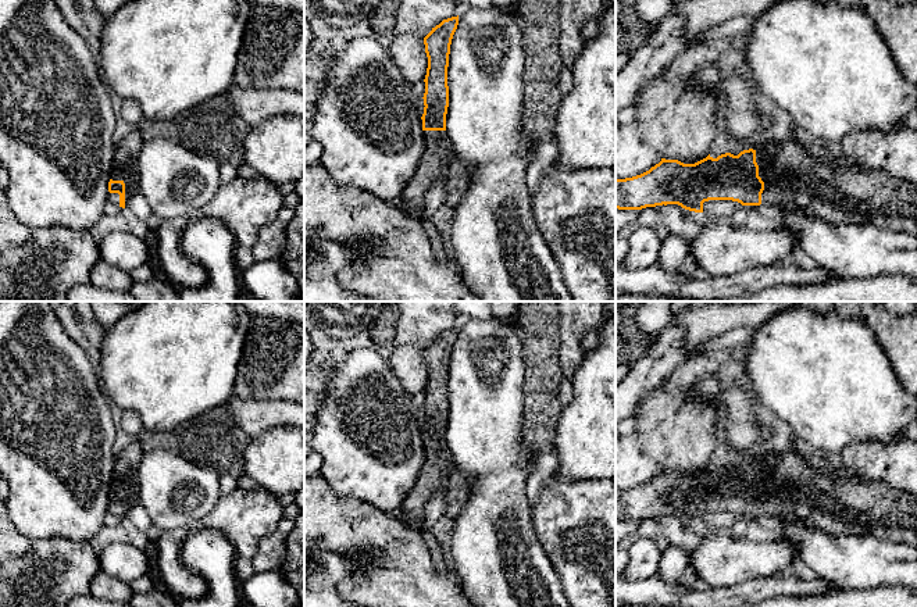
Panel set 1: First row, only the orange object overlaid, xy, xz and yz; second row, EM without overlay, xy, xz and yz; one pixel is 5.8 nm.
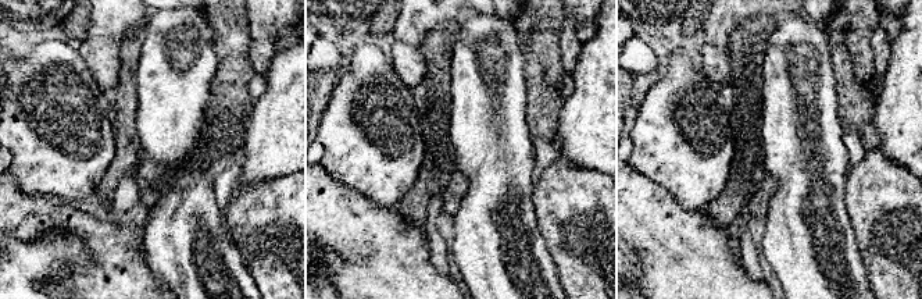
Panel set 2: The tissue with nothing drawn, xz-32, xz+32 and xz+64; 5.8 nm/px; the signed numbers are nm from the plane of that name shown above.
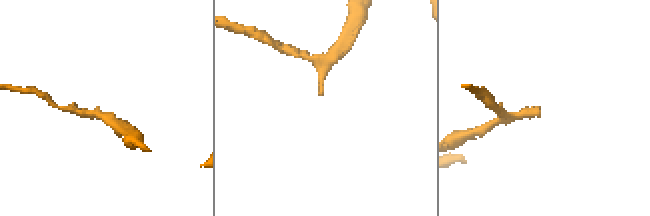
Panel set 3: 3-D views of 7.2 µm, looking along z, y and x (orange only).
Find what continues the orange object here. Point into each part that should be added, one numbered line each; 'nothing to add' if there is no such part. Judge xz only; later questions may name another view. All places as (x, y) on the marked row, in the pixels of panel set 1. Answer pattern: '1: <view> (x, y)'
1: xz (438, 154)

